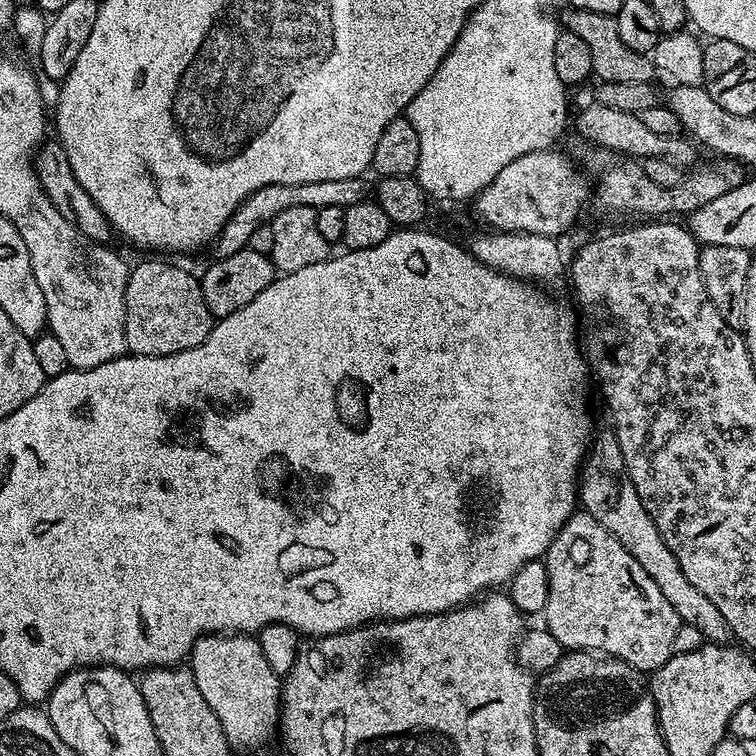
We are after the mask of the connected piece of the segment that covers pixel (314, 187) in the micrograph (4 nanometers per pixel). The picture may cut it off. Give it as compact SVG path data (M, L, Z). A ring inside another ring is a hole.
M355 176L354 178L330 178L330 182L302 182L301 184L275 184L274 186L262 186L262 190L254 190L234 210L234 214L226 222L226 226L214 241L215 255L217 257L238 254L238 250L248 247L250 234L258 230L258 226L267 224L280 214L282 210L288 210L290 206L306 206L307 208L325 208L326 206L338 206L349 208L358 206L358 202L369 199L370 184L367 179Z

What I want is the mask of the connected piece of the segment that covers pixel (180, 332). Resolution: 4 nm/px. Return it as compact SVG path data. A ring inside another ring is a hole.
M148 258L140 265L133 267L128 273L126 282L126 346L128 352L134 356L169 356L178 354L182 350L190 350L202 342L210 334L214 317L206 306L206 298L202 294L202 286L197 273L187 272L176 264L167 264L164 258Z

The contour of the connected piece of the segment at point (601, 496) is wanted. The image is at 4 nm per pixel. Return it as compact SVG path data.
M615 431L600 432L597 436L595 433L580 469L578 500L583 511L590 513L602 526L606 526L606 530L610 530L610 534L614 534L614 538L618 538L618 542L622 542L622 546L626 546L626 550L634 554L642 570L646 570L646 574L654 578L666 602L674 606L674 614L678 614L681 624L694 626L708 642L727 644L733 639L730 626L726 618L722 618L718 606L714 606L714 602L710 602L710 598L706 598L706 594L702 594L702 590L695 588L690 578L682 574L682 566L678 566L674 550L670 550L670 546L662 542L662 534L658 534L654 518L650 518L646 506L642 506L642 498L638 498L634 482L624 471L624 455L618 446Z

